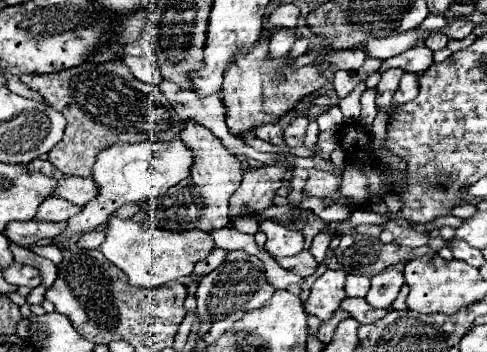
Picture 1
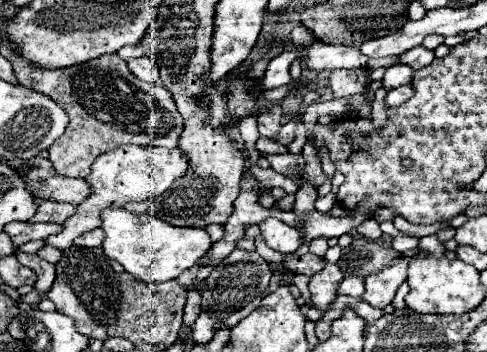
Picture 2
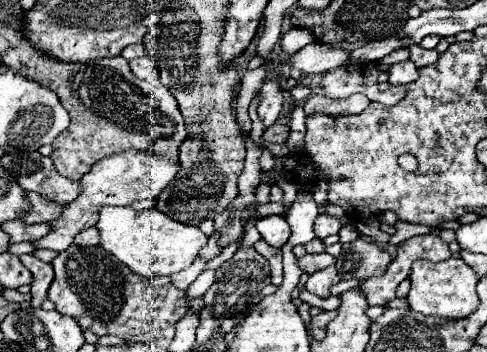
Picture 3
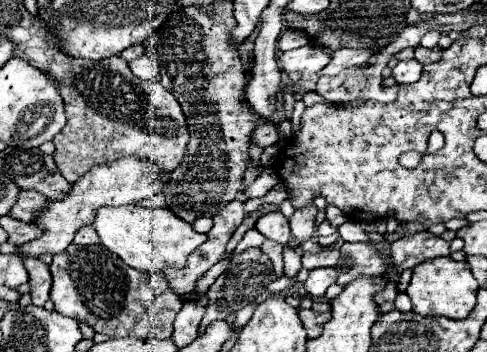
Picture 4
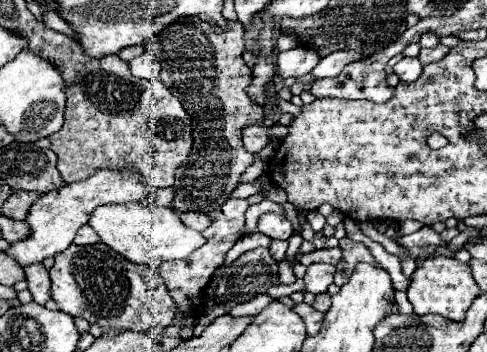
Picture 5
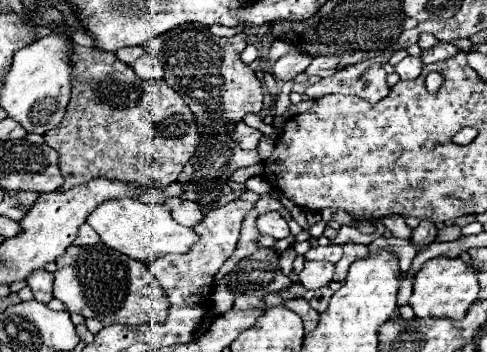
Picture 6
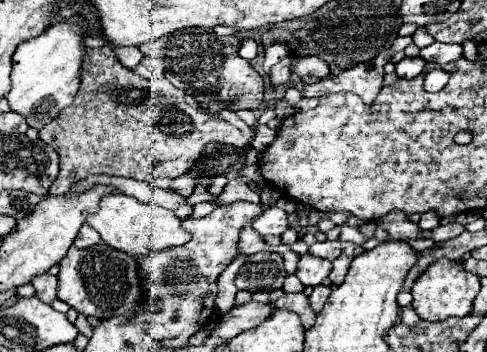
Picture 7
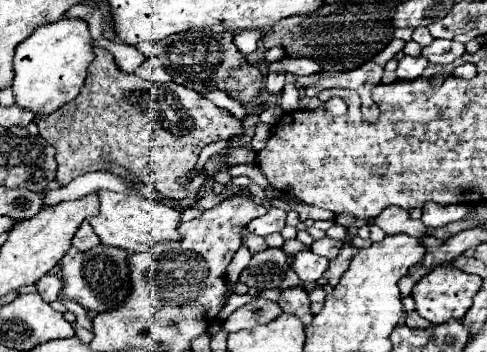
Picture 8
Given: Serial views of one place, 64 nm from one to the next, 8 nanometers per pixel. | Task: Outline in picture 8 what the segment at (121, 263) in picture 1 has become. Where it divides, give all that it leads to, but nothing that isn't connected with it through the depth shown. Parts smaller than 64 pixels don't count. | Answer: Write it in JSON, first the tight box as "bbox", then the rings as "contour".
{"bbox":[88,190,180,254],"contour":[[[100,190],[98,200],[100,200],[100,212],[88,218],[88,222],[98,234],[98,238],[108,246],[118,246],[130,250],[128,254],[134,254],[134,252],[146,252],[152,248],[152,244],[162,240],[180,240],[180,234],[176,232],[180,224],[180,212],[174,208],[166,208],[160,202],[150,202],[136,190],[132,192]]]}

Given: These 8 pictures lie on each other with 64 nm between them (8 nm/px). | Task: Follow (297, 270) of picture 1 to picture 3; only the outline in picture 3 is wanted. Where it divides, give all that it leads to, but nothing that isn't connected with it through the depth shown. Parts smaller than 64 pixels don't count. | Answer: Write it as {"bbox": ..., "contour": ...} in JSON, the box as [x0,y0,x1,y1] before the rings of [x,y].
{"bbox":[298,252,336,274],"contour":[[[322,252],[322,254],[304,254],[298,262],[300,262],[300,268],[304,272],[314,274],[314,272],[318,272],[318,270],[328,268],[330,264],[334,264],[336,258],[332,254],[328,254],[328,252]]]}

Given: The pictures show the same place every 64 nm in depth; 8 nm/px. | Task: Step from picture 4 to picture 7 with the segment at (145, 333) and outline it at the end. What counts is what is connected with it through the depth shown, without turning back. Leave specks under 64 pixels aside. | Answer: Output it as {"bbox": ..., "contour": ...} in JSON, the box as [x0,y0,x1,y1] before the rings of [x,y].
{"bbox":[58,242,142,320],"contour":[[[100,242],[86,250],[78,250],[76,246],[72,246],[58,266],[60,266],[58,298],[76,308],[78,312],[102,320],[118,314],[130,316],[132,312],[138,310],[142,298],[142,286],[140,286],[138,264],[132,256],[108,248],[104,242]]]}

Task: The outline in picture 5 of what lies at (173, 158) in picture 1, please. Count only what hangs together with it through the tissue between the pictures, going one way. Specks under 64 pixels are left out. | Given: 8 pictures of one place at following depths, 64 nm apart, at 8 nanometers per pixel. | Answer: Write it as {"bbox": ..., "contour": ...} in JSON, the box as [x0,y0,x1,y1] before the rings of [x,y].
{"bbox":[4,170,152,268],"contour":[[[98,170],[94,176],[90,176],[88,180],[80,180],[80,182],[72,182],[66,184],[64,188],[52,190],[48,194],[42,194],[36,204],[30,208],[26,224],[30,226],[30,236],[24,240],[18,240],[16,244],[10,244],[10,248],[4,252],[8,256],[12,256],[22,268],[36,264],[36,262],[44,262],[44,258],[52,258],[60,252],[64,252],[80,226],[84,226],[90,218],[90,214],[94,212],[96,206],[100,204],[122,204],[122,202],[140,202],[144,200],[148,194],[152,192],[150,186],[142,184],[140,176],[136,176],[134,172],[128,170]]]}

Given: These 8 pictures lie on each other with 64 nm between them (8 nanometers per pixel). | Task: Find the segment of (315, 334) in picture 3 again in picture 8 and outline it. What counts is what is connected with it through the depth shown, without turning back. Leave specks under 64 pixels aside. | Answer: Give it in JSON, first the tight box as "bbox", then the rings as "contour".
{"bbox":[278,286,312,326],"contour":[[[294,286],[294,288],[282,290],[278,304],[280,304],[280,308],[282,308],[284,312],[298,316],[304,326],[308,326],[308,324],[312,322],[308,292],[306,292],[302,286]]]}

